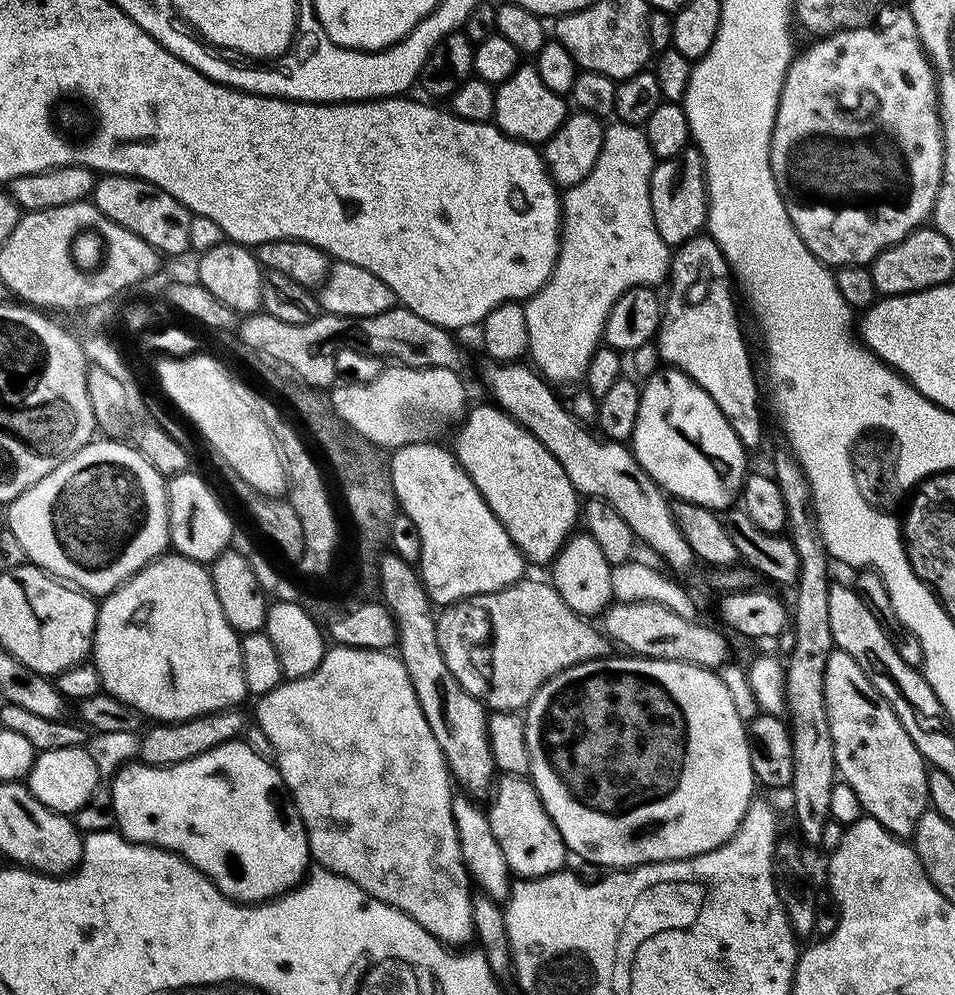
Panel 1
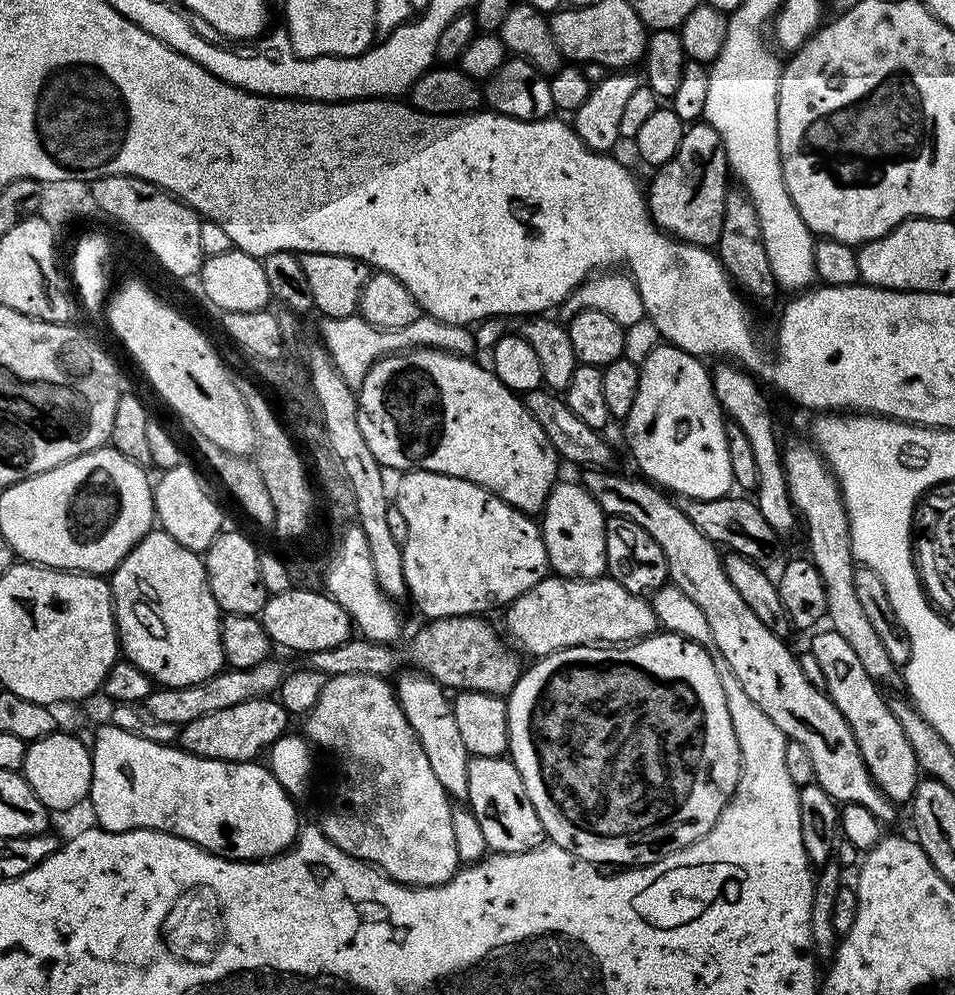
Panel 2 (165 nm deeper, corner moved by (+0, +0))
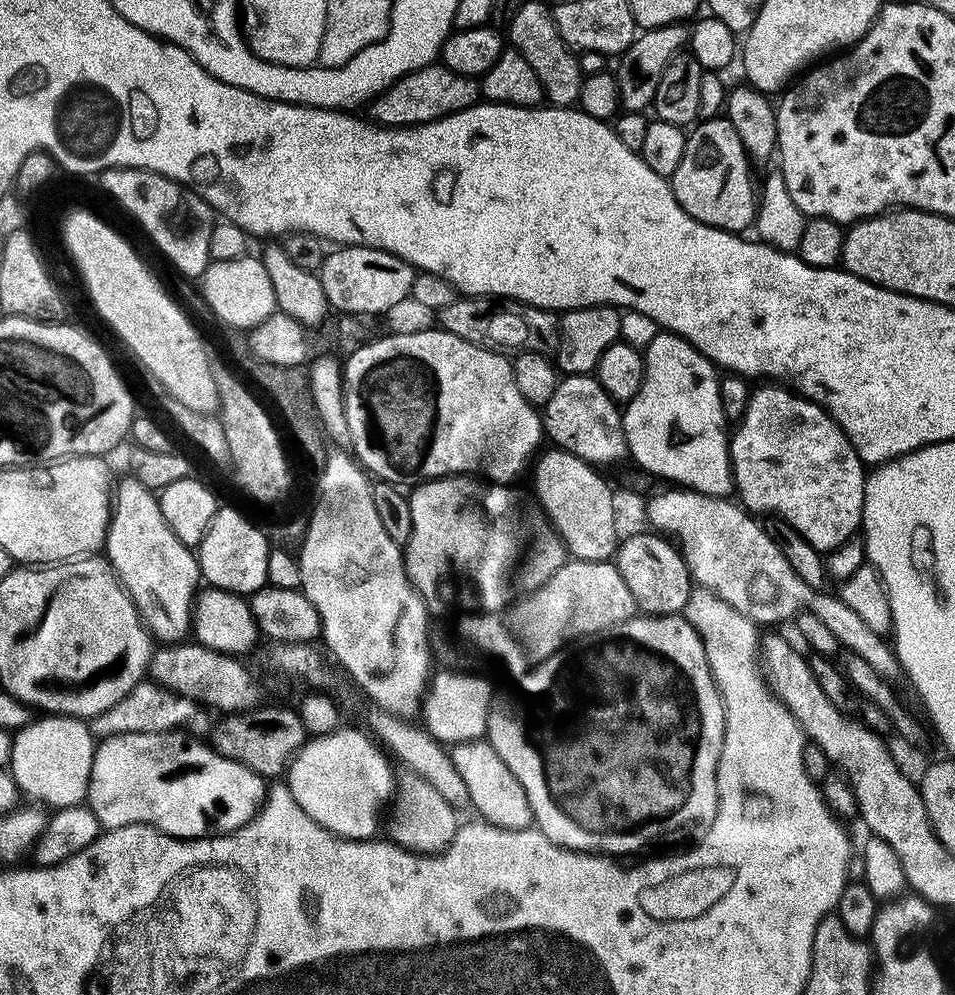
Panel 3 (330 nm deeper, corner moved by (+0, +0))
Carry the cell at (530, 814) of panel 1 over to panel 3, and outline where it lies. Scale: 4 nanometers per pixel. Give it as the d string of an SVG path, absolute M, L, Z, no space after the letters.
M481 738L451 745L450 755L456 770L461 774L469 790L469 805L476 807L476 812L485 824L493 824L502 830L522 830L533 827L530 798L526 798L526 790L522 790L522 782L514 778L514 770L502 762L498 750Z

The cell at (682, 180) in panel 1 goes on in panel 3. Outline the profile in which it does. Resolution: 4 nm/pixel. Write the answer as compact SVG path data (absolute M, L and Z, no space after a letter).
M715 118L701 119L691 131L687 133L688 141L682 154L682 162L678 162L678 170L674 170L670 178L672 193L678 206L682 206L682 210L686 210L690 218L706 226L714 226L723 232L747 233L747 228L749 231L753 227L756 218L758 188L757 185L756 188L752 185L752 176L748 173L750 157L738 138L738 130L734 130L734 126L726 118Z

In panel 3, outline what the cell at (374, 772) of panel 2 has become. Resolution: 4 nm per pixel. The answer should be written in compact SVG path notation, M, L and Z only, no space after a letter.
M405 771L405 776L399 777L394 793L394 799L390 804L390 815L386 820L386 828L388 824L388 832L386 832L387 839L392 843L400 845L402 848L408 848L411 852L419 852L421 854L439 854L448 847L448 843L454 838L458 827L457 809L452 808L451 804L446 802L446 799L442 798L441 794L438 794L434 790L430 783L426 782L422 777L418 777L412 771Z

